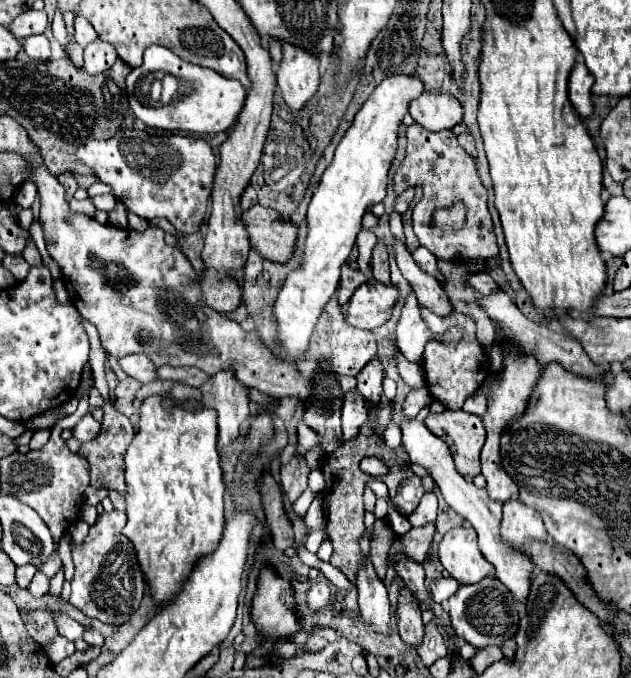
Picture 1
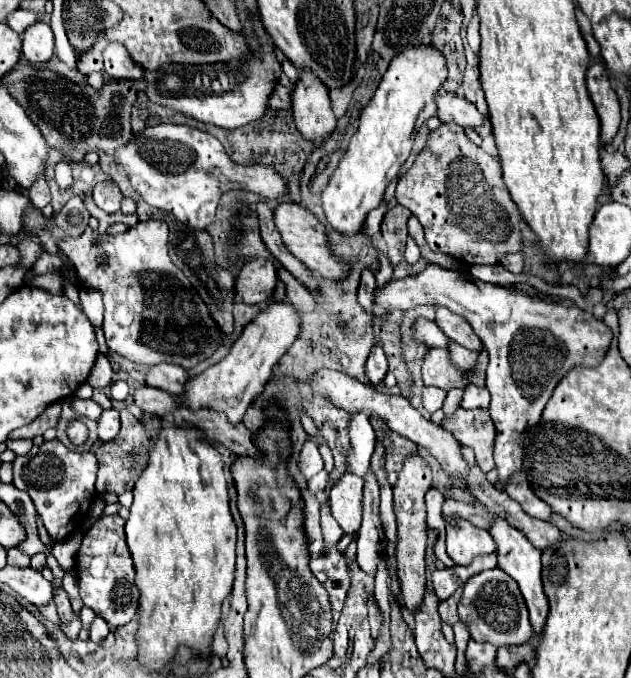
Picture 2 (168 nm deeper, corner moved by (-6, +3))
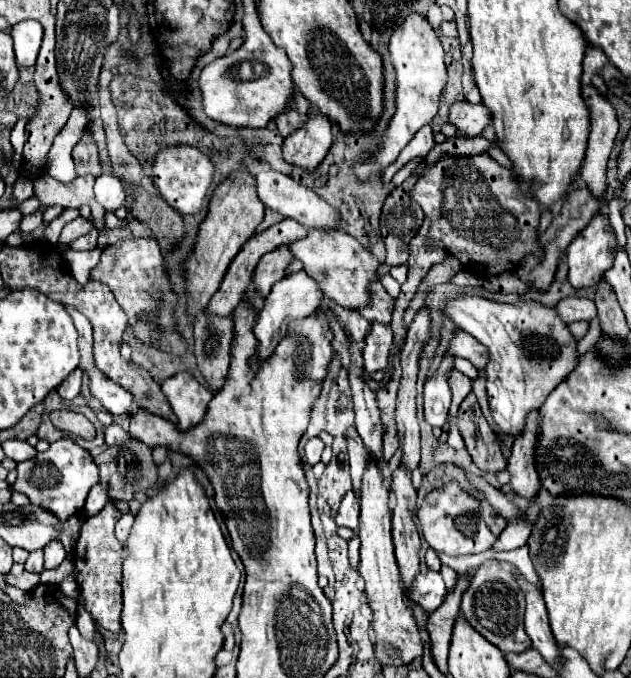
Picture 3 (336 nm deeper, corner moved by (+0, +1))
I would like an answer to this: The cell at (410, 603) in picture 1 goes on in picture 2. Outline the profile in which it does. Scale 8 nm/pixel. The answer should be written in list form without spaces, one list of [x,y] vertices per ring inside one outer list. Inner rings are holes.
[[[407,457],[403,461],[403,469],[399,471],[399,479],[393,487],[395,495],[395,517],[399,527],[399,543],[395,551],[397,561],[397,577],[401,583],[401,599],[403,605],[415,615],[419,605],[423,603],[425,593],[425,547],[427,547],[427,523],[425,523],[425,493],[431,489],[431,469],[419,457]]]

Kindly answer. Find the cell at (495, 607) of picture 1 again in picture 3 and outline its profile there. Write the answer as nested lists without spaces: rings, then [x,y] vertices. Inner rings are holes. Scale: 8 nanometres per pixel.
[[[485,561],[471,579],[471,587],[463,595],[461,613],[463,617],[473,623],[473,629],[479,631],[489,643],[499,647],[503,653],[521,653],[531,649],[531,639],[523,629],[523,615],[525,615],[525,595],[513,579],[515,565],[505,561]]]

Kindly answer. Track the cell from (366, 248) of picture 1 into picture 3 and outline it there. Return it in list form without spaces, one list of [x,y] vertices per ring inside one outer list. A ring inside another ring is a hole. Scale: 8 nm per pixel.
[[[425,125],[423,131],[417,133],[417,135],[409,141],[409,145],[401,151],[401,155],[395,159],[395,163],[389,165],[389,167],[383,171],[383,181],[389,183],[389,181],[393,179],[393,175],[395,175],[407,161],[411,161],[413,157],[427,157],[427,153],[433,149],[433,145],[435,145],[433,131],[431,131],[429,125]]]

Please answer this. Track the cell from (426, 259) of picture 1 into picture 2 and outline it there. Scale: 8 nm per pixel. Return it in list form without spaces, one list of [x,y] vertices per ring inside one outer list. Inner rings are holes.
[[[427,263],[419,275],[391,279],[387,285],[377,287],[373,293],[373,303],[375,309],[383,313],[393,309],[405,311],[417,305],[443,305],[471,323],[473,331],[489,349],[489,411],[497,429],[493,457],[501,483],[507,483],[509,477],[521,469],[523,431],[527,425],[531,427],[541,419],[541,413],[563,373],[577,365],[601,365],[613,343],[611,329],[591,311],[583,311],[575,305],[567,307],[545,303],[517,289],[483,283],[469,273],[457,273],[437,263]]]

